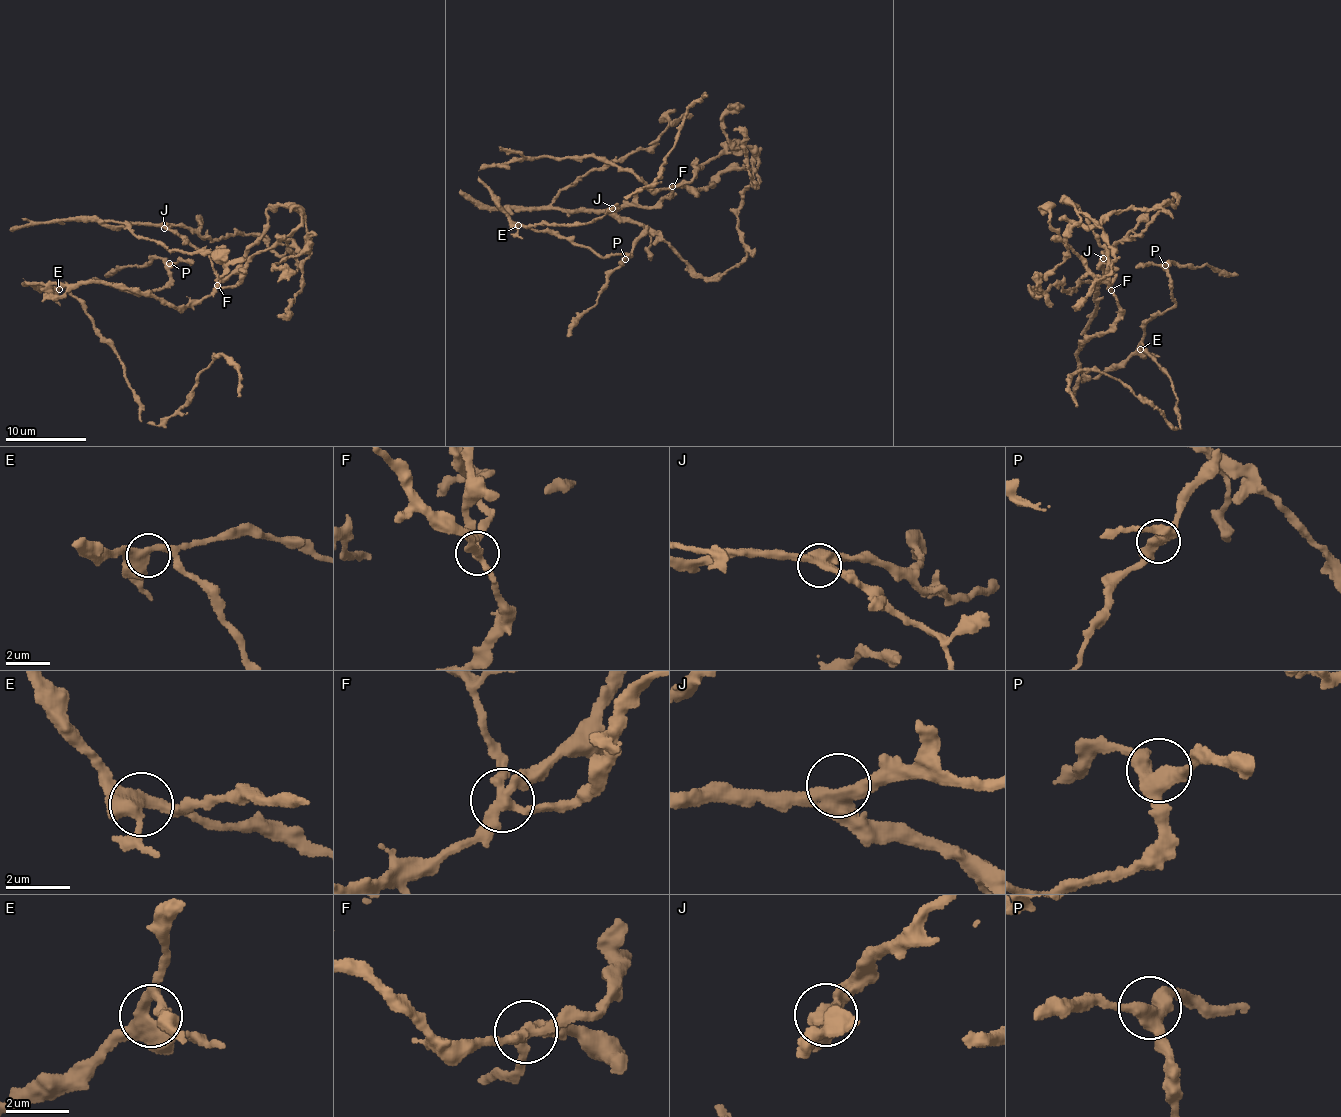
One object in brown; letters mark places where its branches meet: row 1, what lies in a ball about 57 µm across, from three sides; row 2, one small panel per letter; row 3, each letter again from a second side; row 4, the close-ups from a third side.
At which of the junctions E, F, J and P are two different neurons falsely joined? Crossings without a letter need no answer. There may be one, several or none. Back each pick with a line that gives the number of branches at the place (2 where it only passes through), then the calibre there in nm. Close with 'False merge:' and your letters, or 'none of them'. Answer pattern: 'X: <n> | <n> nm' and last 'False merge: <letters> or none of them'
F: 4 | 340 nm
False merge: F

